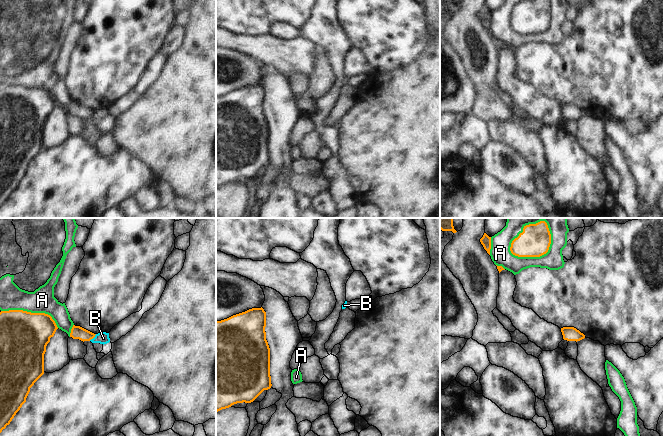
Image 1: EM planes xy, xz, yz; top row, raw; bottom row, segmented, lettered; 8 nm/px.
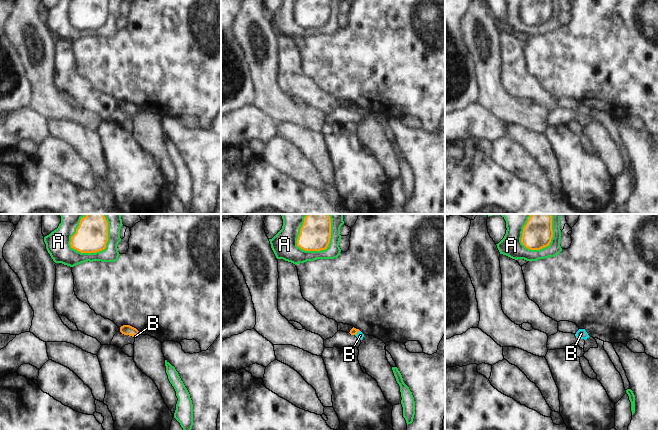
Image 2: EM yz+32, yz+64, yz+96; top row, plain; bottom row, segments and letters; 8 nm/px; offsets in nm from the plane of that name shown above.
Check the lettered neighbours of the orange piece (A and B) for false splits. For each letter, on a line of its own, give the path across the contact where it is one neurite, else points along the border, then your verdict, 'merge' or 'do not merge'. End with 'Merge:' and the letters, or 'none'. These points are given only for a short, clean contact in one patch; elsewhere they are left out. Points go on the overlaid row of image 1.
A: do not merge
B: along xy (96, 334), (89, 340) | do not merge
Merge: none

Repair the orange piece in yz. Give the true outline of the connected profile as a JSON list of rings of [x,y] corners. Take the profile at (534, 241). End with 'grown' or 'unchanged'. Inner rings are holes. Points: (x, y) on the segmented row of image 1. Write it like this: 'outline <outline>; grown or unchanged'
outline [[[545,221],[524,226],[523,232],[515,238],[510,247],[518,257],[540,257],[546,254],[551,244],[551,234]]]; unchanged

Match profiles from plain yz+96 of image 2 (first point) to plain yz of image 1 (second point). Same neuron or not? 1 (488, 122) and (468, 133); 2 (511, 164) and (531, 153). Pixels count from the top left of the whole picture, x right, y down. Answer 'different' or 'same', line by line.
1: same
2: different

